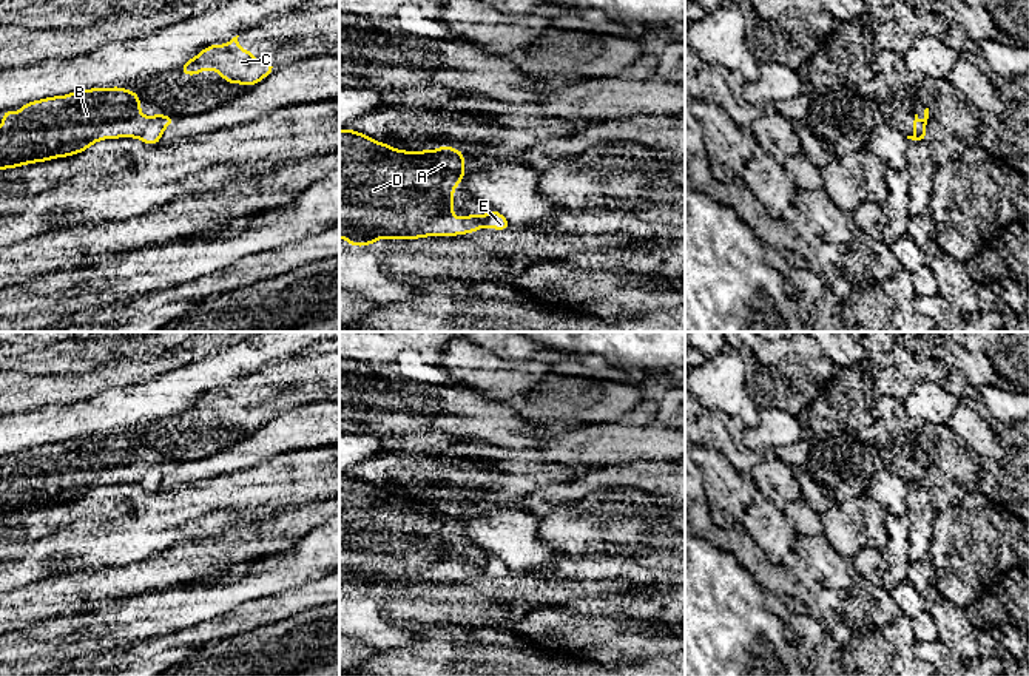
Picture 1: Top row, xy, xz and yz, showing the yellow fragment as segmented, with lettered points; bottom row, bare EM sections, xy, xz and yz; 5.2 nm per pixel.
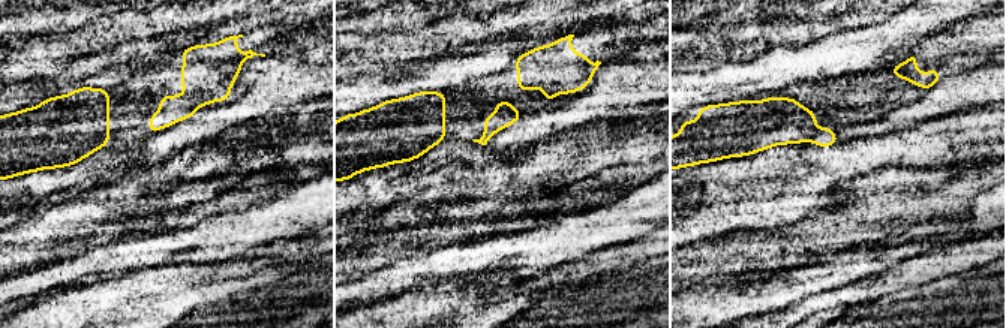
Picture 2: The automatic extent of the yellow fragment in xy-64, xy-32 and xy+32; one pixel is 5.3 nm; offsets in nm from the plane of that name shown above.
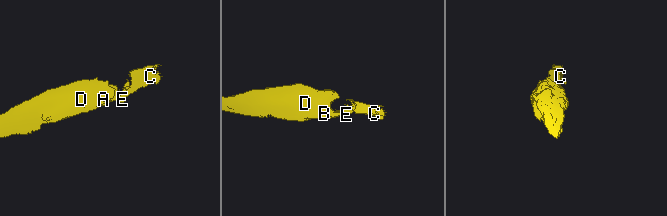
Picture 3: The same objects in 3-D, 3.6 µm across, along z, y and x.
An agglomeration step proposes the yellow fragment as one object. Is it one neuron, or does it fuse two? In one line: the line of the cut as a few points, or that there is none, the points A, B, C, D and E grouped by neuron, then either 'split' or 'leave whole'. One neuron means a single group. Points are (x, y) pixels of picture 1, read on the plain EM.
cut none; groups A B C D E; leave whole

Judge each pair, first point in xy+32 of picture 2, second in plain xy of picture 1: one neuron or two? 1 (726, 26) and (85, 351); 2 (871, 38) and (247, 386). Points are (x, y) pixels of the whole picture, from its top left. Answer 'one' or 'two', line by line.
1: one
2: two

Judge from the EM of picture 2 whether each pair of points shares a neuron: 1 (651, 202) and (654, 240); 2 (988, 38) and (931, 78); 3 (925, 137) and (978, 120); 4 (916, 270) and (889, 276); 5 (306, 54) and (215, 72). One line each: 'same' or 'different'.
1: different
2: same
3: same
4: same
5: same

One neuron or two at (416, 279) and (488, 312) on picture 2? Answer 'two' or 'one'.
two

